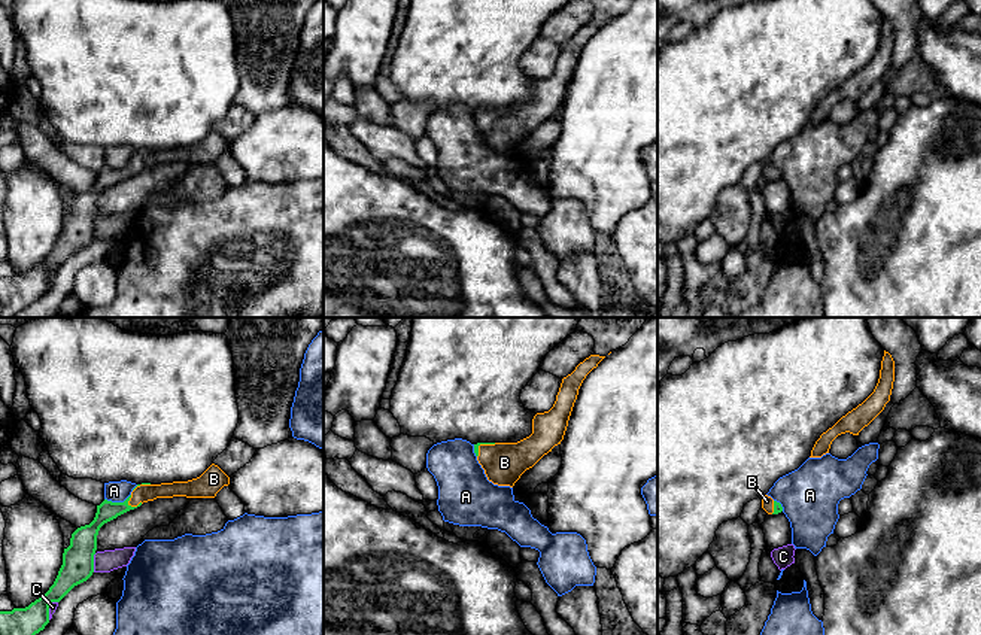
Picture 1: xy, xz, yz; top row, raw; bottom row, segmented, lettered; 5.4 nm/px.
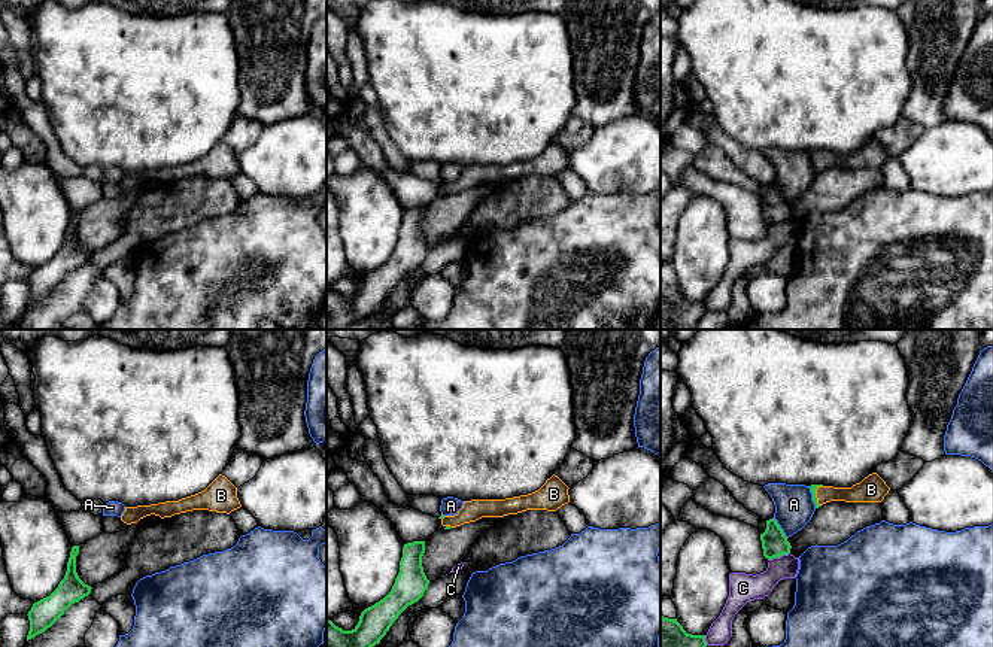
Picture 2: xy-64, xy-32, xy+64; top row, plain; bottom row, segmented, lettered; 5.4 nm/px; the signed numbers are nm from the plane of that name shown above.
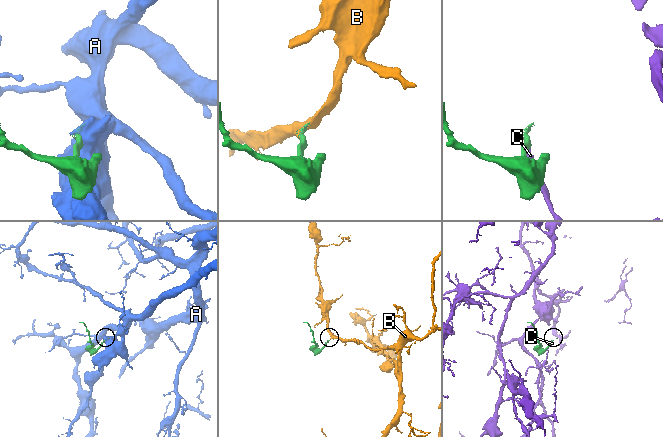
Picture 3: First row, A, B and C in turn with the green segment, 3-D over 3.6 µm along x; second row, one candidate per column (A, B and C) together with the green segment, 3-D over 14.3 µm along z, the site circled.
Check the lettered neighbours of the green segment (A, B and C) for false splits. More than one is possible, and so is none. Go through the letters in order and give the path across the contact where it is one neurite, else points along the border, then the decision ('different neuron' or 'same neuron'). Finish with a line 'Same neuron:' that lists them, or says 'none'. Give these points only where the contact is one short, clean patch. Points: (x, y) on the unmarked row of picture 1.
A: border xy (130, 160), (122, 167), (105, 166); different neuron
B: way xy (108, 176), (134, 173), (142, 160); same neuron
C: different neuron
Same neuron: B

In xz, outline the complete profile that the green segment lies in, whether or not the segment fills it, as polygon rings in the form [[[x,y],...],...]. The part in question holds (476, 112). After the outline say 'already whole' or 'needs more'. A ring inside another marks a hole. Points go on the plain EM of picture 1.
[[[590,21],[562,45],[556,67],[549,78],[532,85],[532,100],[517,109],[477,109],[474,119],[489,148],[510,152],[564,106],[568,86],[586,42],[605,22]]]; needs more

